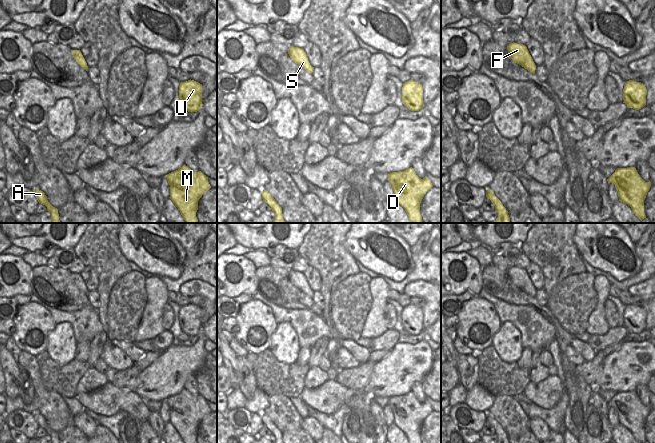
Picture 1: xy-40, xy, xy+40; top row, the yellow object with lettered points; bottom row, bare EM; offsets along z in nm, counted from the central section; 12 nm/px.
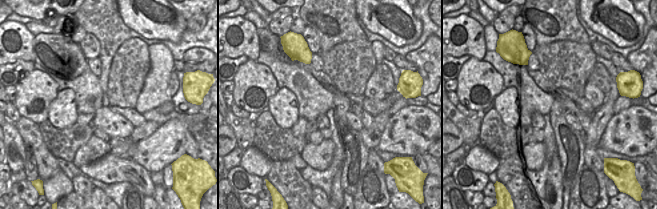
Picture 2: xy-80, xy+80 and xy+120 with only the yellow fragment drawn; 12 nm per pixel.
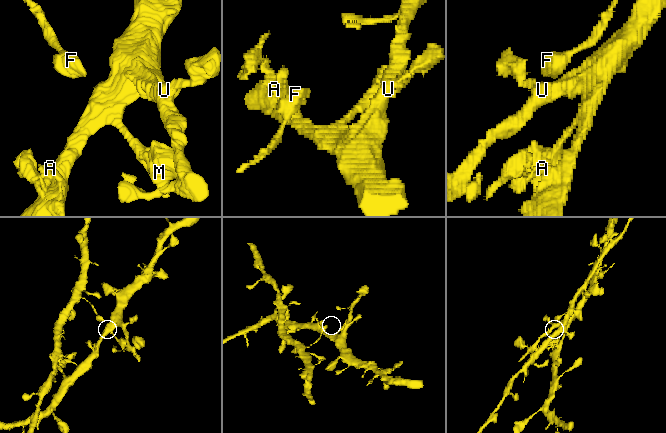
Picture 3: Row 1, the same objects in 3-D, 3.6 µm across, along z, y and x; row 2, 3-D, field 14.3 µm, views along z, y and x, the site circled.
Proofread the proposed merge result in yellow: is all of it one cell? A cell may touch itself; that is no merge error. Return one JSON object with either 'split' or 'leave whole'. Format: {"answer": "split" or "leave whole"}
{"answer": "split"}

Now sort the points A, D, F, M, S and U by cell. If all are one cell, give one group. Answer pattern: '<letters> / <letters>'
A D M U / F S

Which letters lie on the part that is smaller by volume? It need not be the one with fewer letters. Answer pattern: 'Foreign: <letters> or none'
Foreign: F, S

